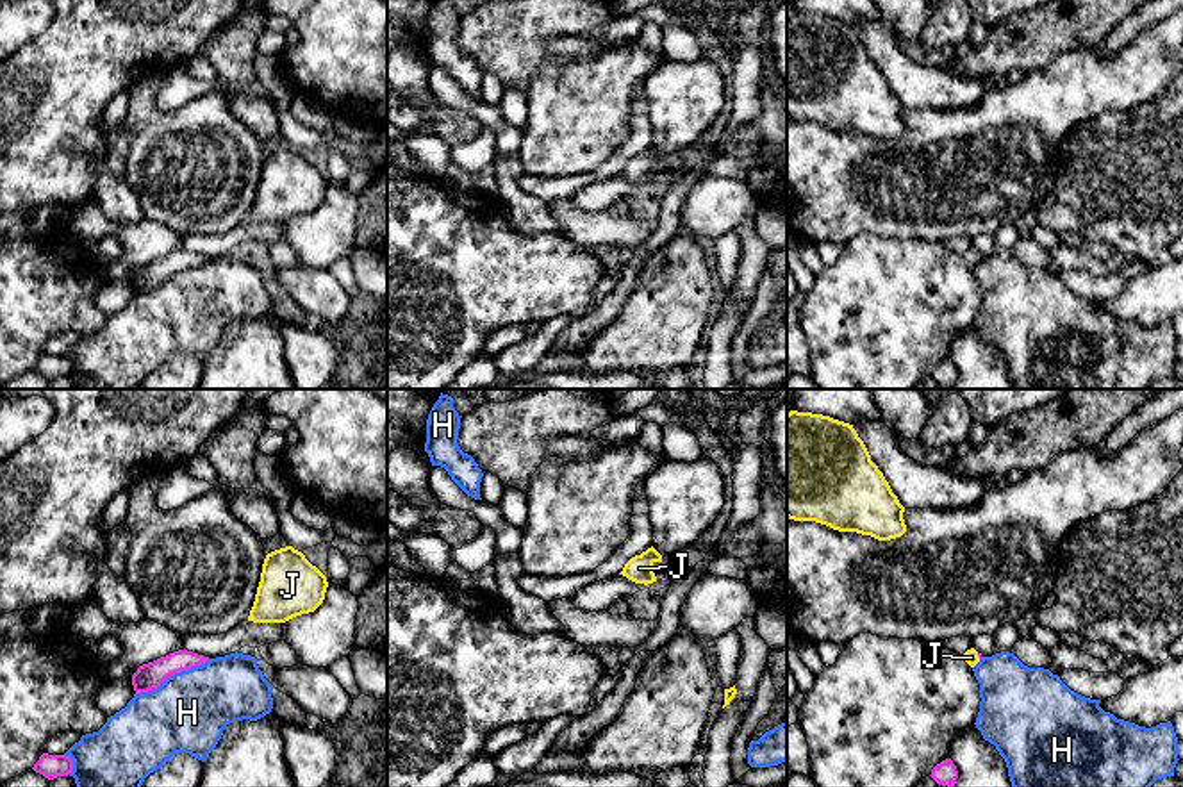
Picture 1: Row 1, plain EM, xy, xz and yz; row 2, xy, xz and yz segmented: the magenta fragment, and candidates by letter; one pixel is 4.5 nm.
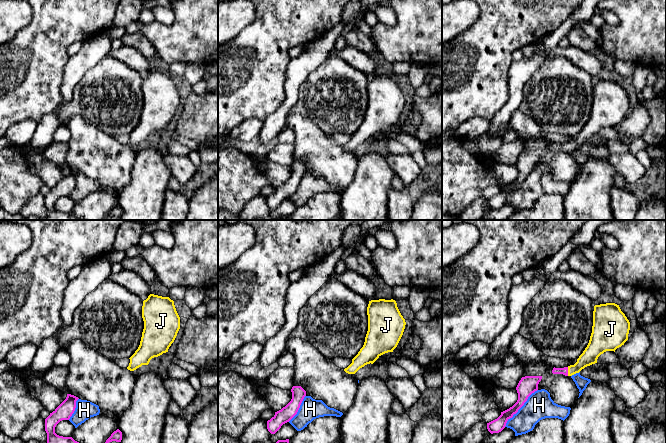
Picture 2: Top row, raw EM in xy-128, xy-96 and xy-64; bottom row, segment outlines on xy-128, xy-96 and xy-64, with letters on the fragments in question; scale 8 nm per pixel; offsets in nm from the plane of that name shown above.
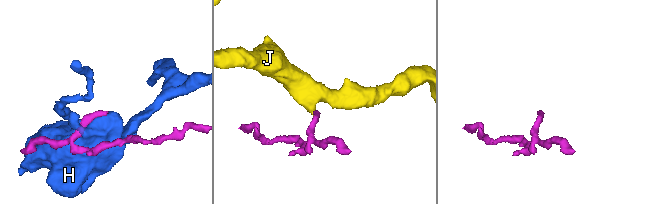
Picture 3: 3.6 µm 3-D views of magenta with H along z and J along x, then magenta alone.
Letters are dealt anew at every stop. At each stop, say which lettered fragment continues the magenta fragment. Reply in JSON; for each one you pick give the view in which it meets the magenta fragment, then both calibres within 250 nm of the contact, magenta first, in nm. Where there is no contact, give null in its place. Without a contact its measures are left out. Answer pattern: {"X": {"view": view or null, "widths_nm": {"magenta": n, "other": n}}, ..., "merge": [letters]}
{"J": {"view": "yz", "widths_nm": {"magenta": 20, "other": 70}}, "merge": ["J"]}

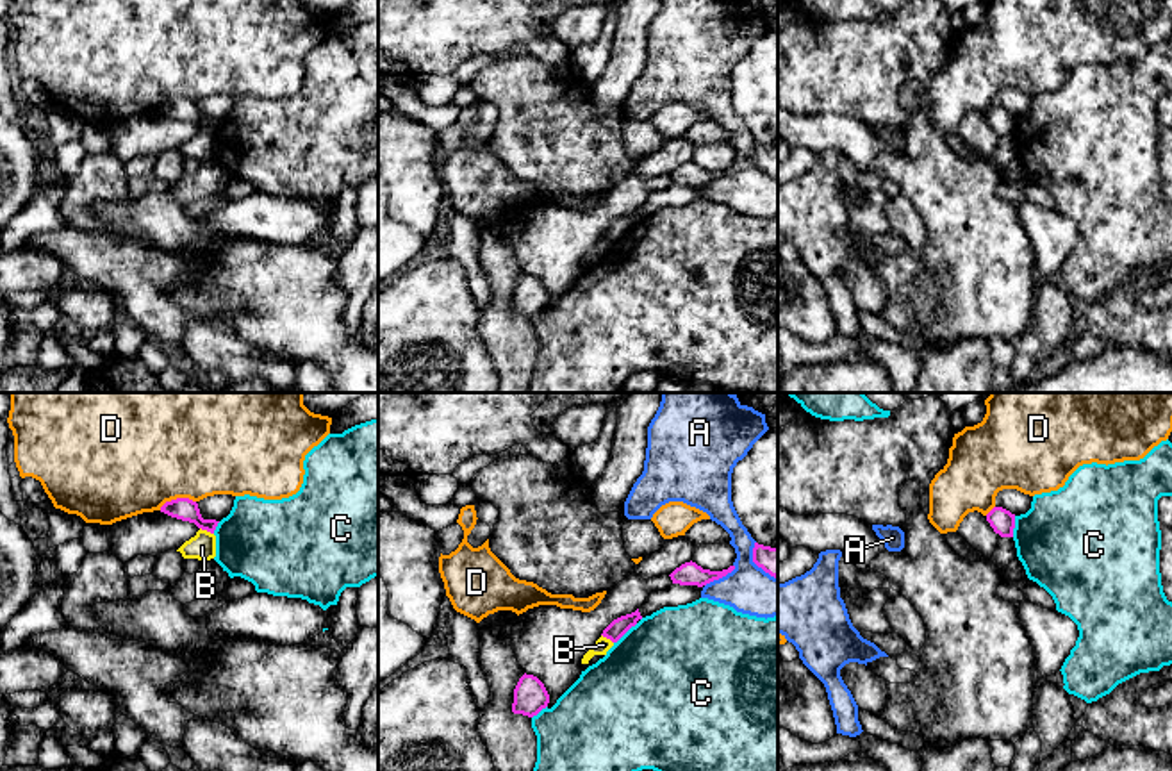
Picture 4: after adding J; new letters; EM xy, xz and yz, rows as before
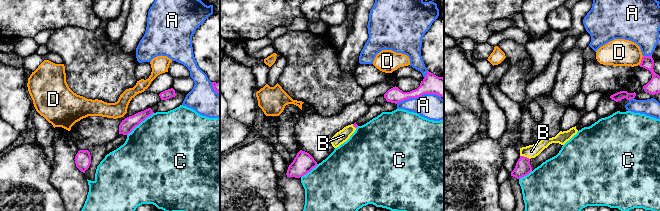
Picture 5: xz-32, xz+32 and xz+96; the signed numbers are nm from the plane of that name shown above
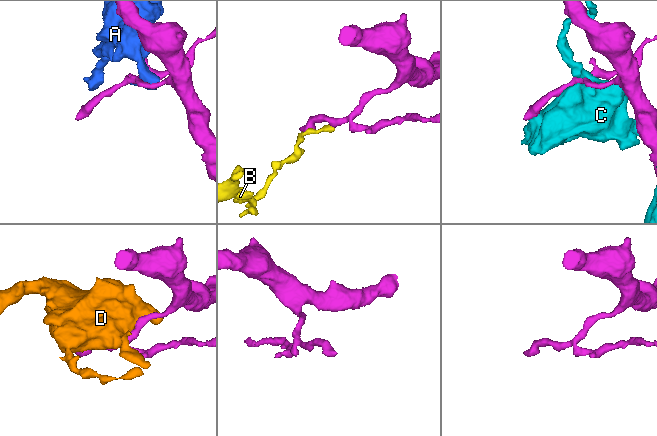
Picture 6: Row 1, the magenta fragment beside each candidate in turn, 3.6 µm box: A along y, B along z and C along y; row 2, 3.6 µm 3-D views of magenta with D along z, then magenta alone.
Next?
{"merge": []}

